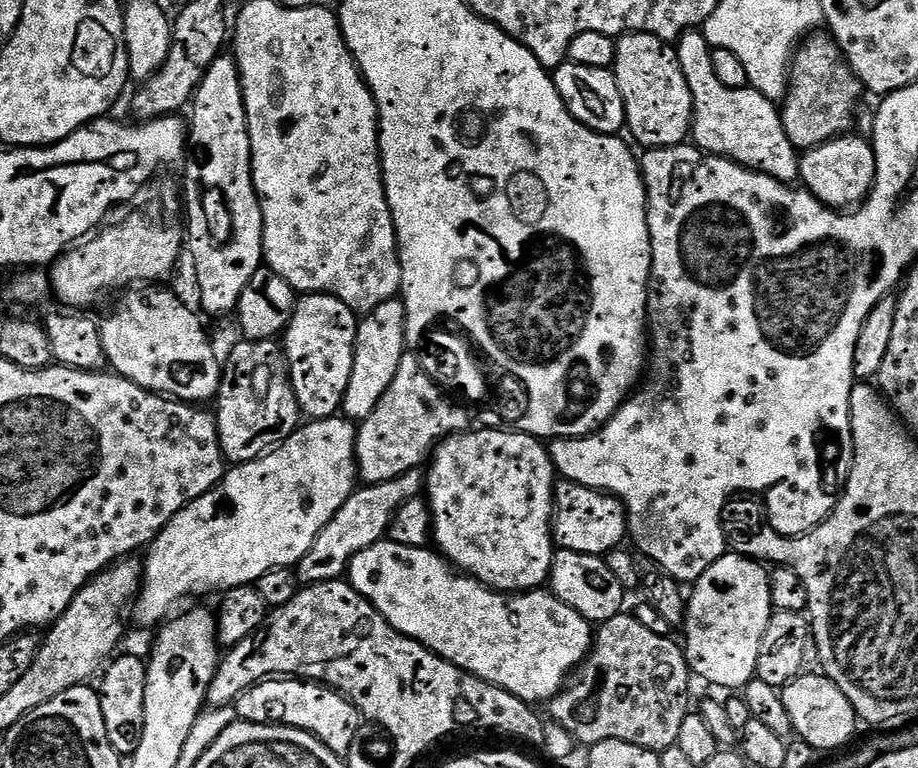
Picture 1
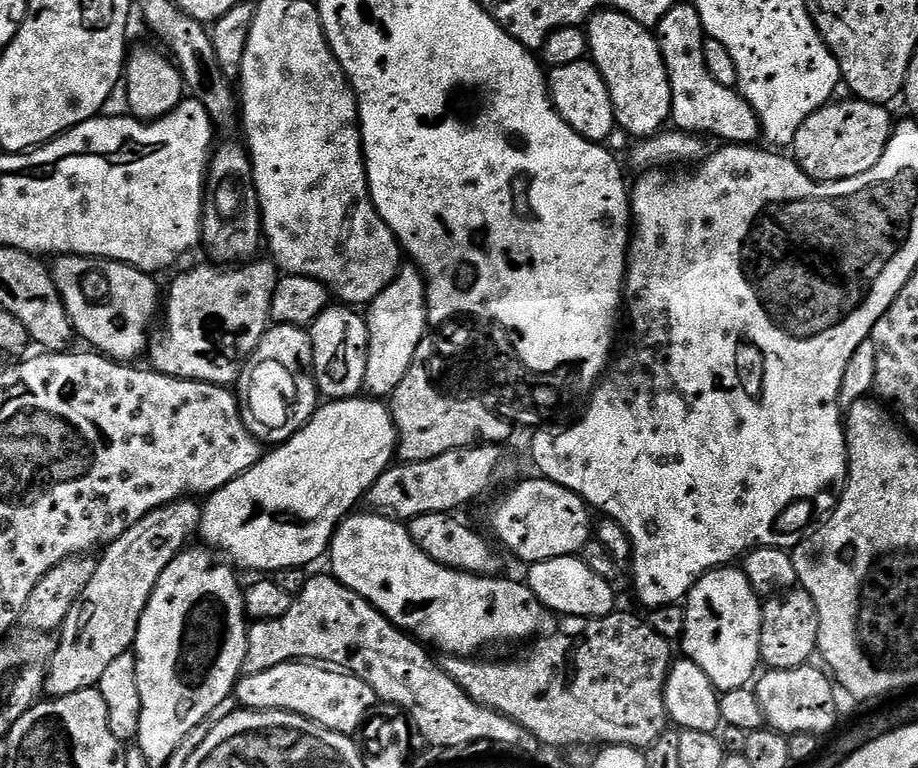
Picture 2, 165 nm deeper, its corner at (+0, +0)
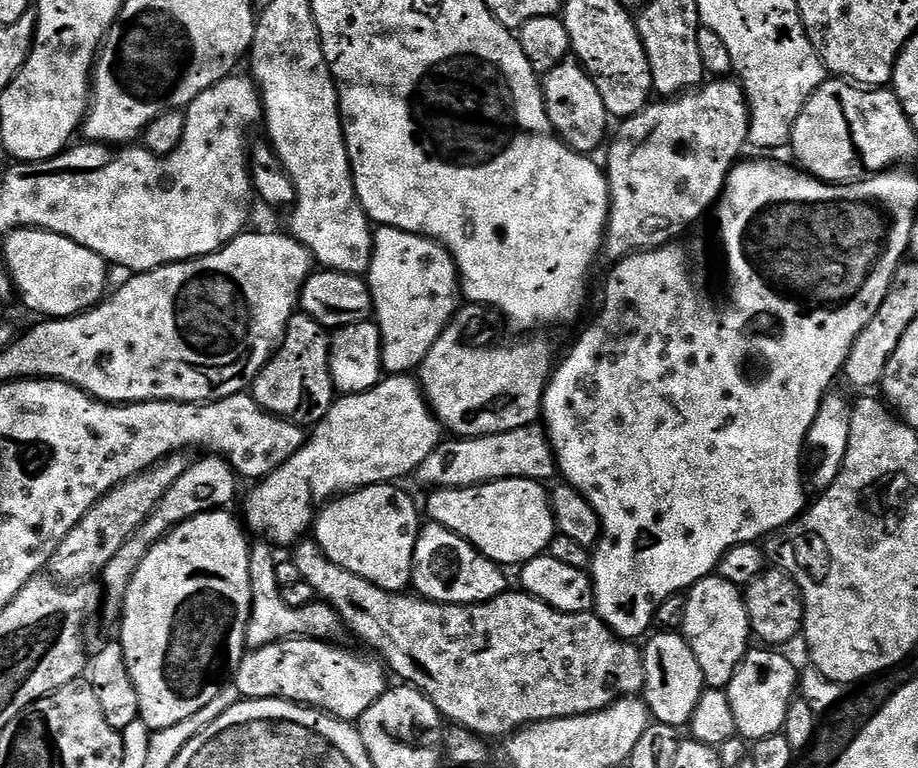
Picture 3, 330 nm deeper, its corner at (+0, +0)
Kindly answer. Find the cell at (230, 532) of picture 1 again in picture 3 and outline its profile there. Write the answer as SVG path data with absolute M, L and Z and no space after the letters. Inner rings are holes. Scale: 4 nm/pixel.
M392 374L381 379L369 392L353 392L333 399L324 419L311 429L303 446L278 470L264 477L244 500L244 516L247 527L265 536L273 545L292 546L313 527L318 510L337 494L355 492L358 488L369 488L375 484L391 484L399 476L411 477L416 468L442 443L442 425L428 407L428 401L417 381L408 374Z

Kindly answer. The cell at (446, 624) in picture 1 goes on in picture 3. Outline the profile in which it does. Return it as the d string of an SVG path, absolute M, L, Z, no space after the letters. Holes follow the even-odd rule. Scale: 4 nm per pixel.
M375 484L337 495L319 509L314 539L330 562L350 570L350 574L358 574L358 578L366 578L366 582L382 590L403 593L412 583L412 563L422 527L422 512L396 487L400 486Z

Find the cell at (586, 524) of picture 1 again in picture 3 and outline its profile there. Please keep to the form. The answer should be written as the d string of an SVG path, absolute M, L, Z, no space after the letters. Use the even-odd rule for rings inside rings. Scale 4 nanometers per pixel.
M495 480L472 488L437 488L429 496L432 496L428 500L428 512L426 508L429 521L446 526L446 530L470 541L482 555L501 566L523 566L527 560L545 555L558 535L549 489L539 480Z

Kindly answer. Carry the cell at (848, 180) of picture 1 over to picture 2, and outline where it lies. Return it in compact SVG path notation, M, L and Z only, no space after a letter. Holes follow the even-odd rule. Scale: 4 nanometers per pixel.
M837 99L810 114L810 118L798 126L798 134L794 134L791 155L811 180L835 182L866 174L866 170L870 170L886 150L894 127L889 109L883 104L847 99Z

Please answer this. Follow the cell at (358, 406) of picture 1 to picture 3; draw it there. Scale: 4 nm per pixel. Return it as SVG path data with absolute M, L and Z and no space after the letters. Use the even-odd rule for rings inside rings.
M377 227L372 241L372 264L366 273L368 289L372 295L374 323L380 328L382 338L382 362L388 374L412 374L430 354L430 346L448 327L458 311L458 273L452 255L436 240L403 232L397 228Z

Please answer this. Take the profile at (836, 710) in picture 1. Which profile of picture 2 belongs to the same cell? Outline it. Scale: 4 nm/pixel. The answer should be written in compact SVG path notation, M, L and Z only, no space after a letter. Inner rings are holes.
M805 666L794 670L774 668L765 671L763 673L765 676L761 675L755 681L756 697L762 706L767 727L772 731L785 734L794 732L821 734L820 732L828 732L835 726L837 689L823 671L820 673L818 669L812 667Z

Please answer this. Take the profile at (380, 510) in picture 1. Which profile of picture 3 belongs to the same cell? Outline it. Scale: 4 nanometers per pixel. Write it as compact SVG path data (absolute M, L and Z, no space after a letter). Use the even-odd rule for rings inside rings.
M527 424L518 430L475 438L448 438L416 468L414 480L427 490L472 488L495 480L539 480L548 482L557 475L556 453L543 427Z

